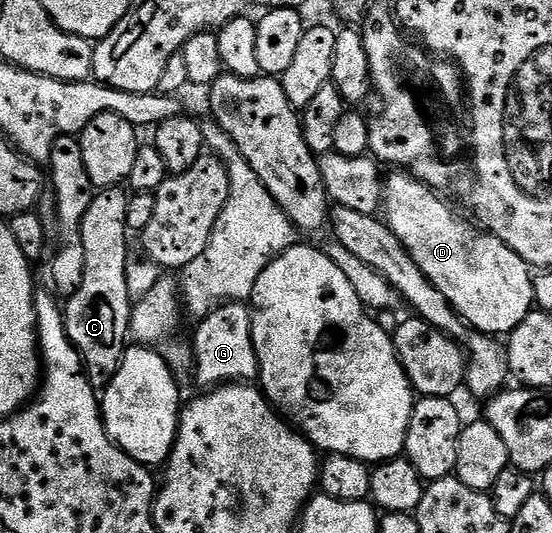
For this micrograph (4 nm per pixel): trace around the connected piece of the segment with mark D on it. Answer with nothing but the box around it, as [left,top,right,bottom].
[384,171,536,335]

